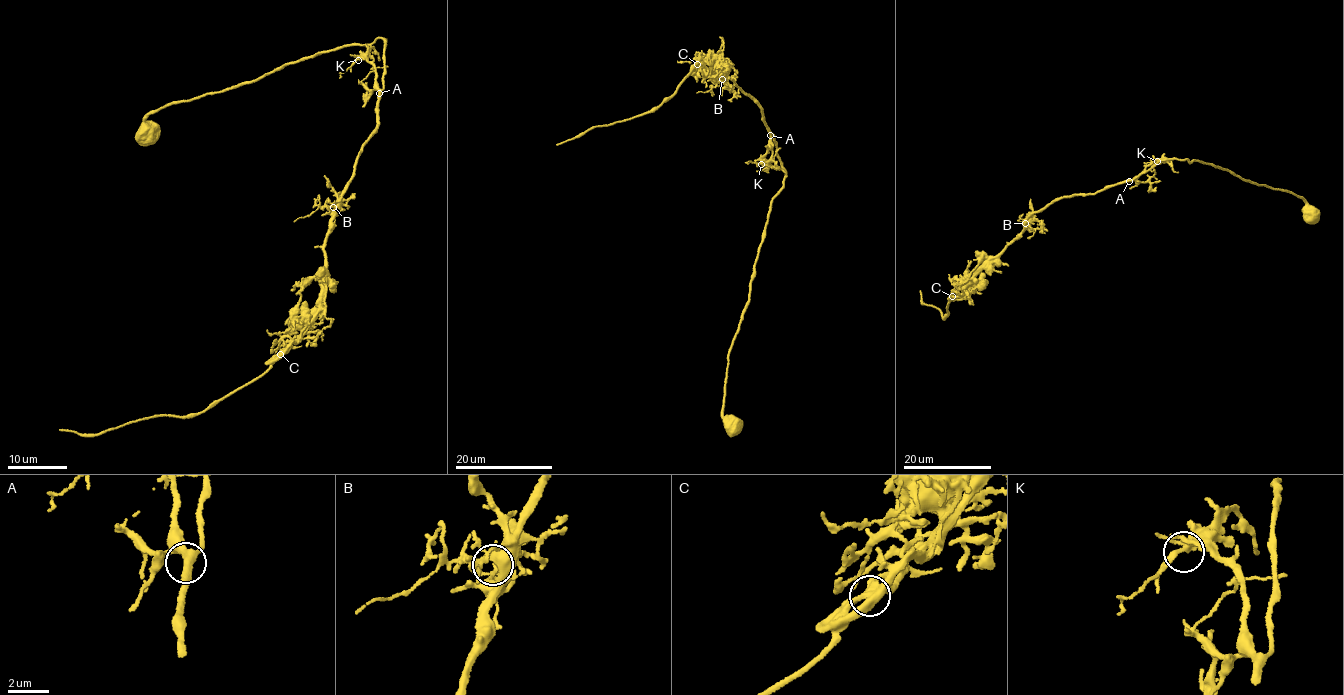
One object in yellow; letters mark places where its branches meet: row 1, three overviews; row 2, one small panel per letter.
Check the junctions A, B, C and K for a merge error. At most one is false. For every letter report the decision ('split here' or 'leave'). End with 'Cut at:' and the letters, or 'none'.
A: leave
B: leave
C: leave
K: leave
Cut at: none

